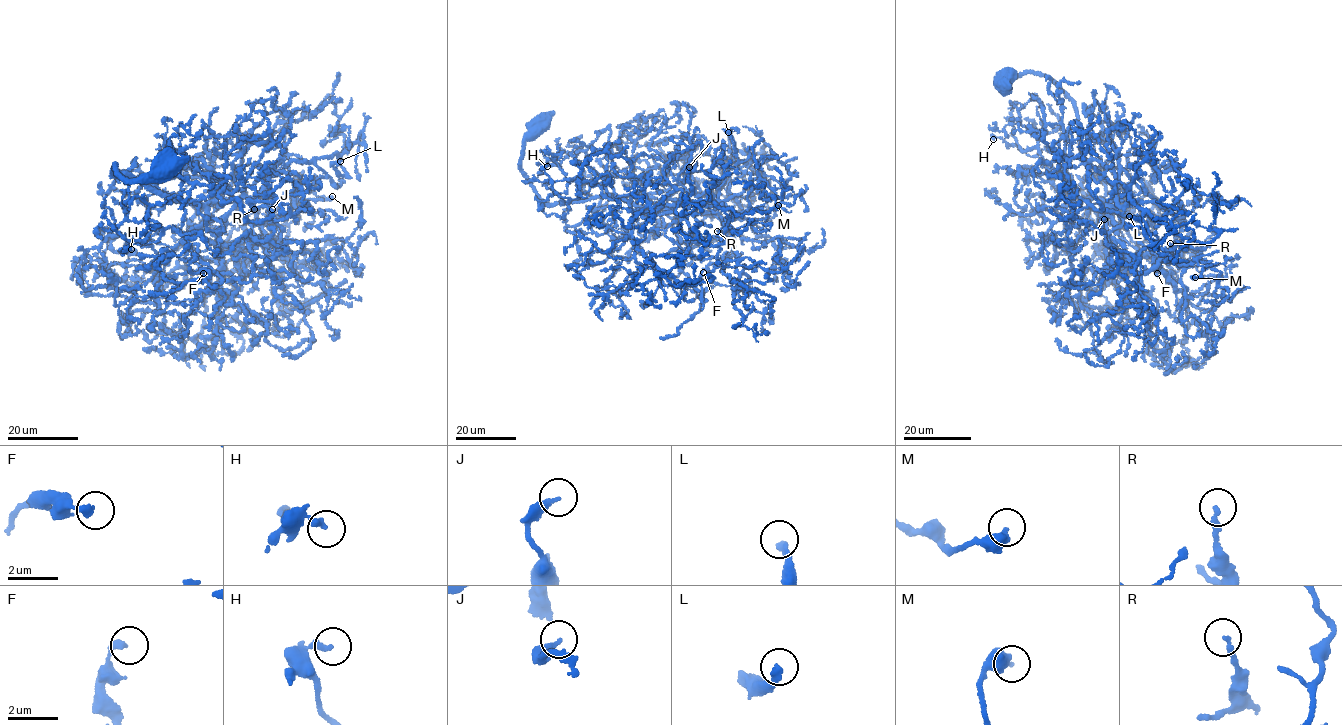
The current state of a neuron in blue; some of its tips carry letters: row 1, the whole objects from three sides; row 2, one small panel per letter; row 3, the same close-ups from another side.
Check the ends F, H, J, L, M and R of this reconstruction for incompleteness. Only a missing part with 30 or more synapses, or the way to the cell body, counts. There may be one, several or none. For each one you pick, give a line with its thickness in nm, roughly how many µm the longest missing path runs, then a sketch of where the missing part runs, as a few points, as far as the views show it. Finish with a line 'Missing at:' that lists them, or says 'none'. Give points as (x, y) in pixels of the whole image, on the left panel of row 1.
L: calibre 280 nm; missing 40 µm; course (340, 161), (320, 147), (318, 120), (327, 116), (331, 119), (329, 128), (334, 126), (332, 143)
Missing at: L

